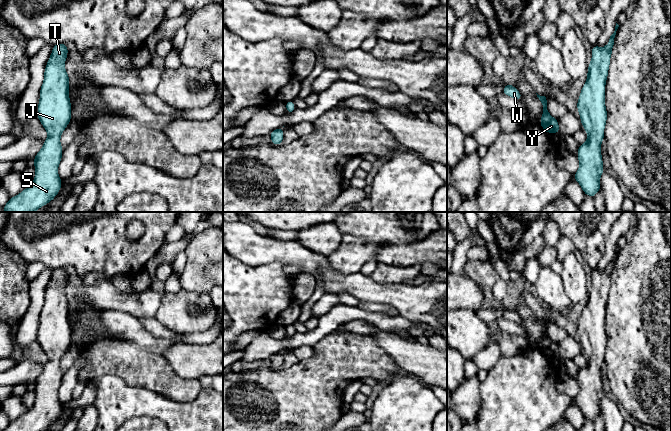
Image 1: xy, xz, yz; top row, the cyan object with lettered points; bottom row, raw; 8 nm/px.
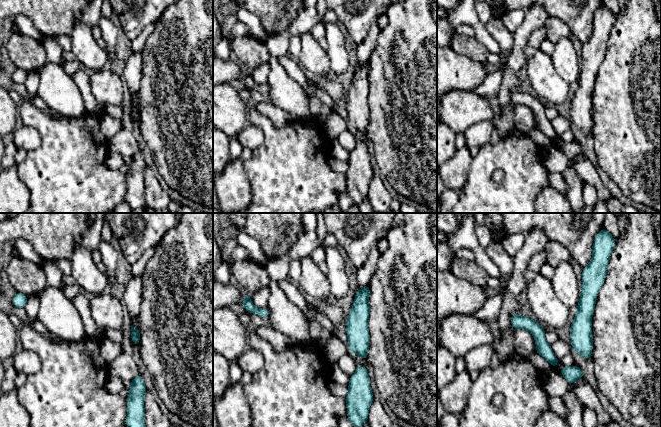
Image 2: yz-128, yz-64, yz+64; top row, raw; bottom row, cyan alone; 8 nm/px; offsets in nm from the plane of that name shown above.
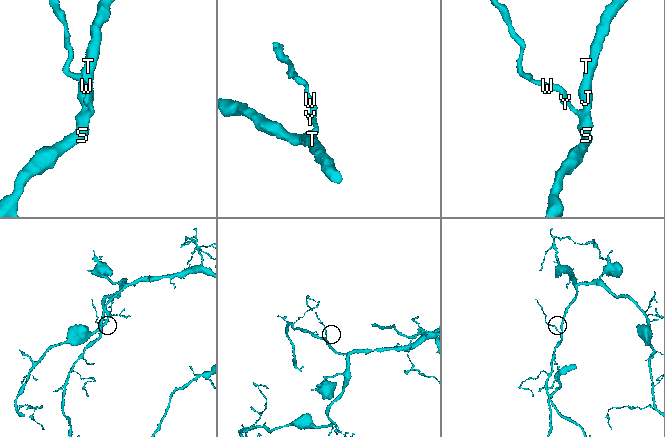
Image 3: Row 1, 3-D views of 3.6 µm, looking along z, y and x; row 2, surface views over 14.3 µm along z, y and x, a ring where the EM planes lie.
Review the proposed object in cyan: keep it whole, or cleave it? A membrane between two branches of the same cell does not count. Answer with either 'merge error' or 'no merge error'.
no merge error

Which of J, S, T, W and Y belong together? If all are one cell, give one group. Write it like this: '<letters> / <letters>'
J S T W Y

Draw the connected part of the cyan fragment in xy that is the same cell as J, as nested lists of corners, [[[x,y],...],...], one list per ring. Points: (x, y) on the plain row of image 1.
[[[65,267],[55,268],[44,295],[37,341],[48,362],[33,383],[34,405],[20,418],[11,421],[3,431],[42,431],[52,425],[61,413],[58,390],[63,373],[59,364],[70,347],[72,334],[69,300],[64,291],[67,278]]]

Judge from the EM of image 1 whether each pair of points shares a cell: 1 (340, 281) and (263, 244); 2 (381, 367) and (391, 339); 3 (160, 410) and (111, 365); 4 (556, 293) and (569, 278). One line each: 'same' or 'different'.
1: same
2: different
3: different
4: different

